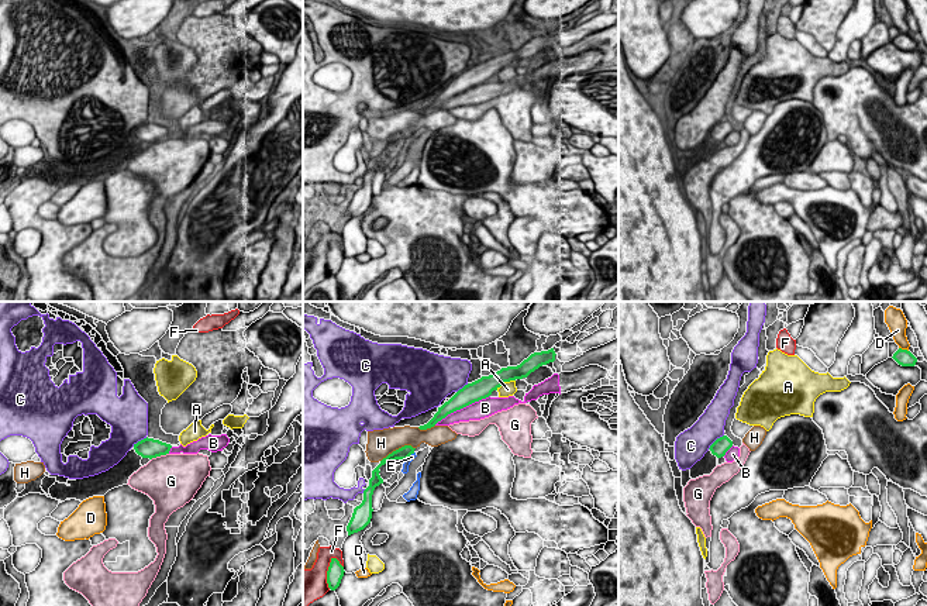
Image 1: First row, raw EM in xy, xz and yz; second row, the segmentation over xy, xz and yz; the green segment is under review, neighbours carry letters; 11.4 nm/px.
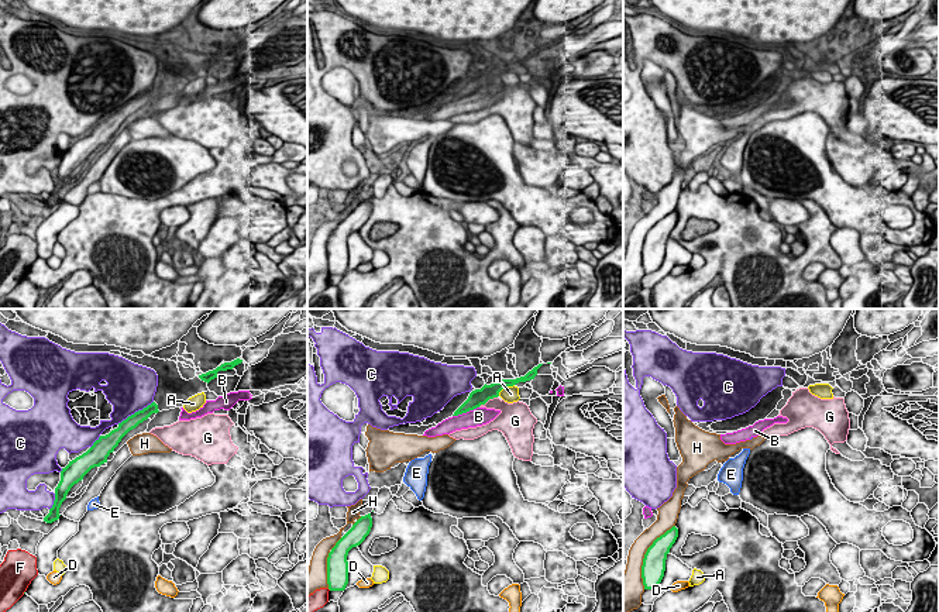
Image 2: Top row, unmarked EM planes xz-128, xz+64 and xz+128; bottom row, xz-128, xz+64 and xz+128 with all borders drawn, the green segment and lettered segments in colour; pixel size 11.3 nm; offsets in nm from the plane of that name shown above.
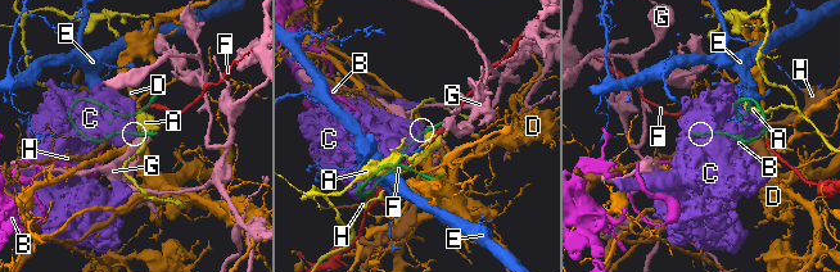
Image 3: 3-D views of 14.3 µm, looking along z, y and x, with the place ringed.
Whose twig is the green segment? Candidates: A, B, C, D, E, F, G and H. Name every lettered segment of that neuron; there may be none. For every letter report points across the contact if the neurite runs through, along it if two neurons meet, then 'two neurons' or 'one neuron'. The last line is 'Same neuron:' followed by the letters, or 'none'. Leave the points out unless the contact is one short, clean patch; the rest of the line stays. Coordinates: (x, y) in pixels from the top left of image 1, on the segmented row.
A: two neurons
B: one neuron
C: two neurons
D: two neurons
E: border xz (414, 453), (406, 460); two neurons
F: two neurons
G: border xy (168, 453), (151, 460); two neurons
H: two neurons
Same neuron: B

